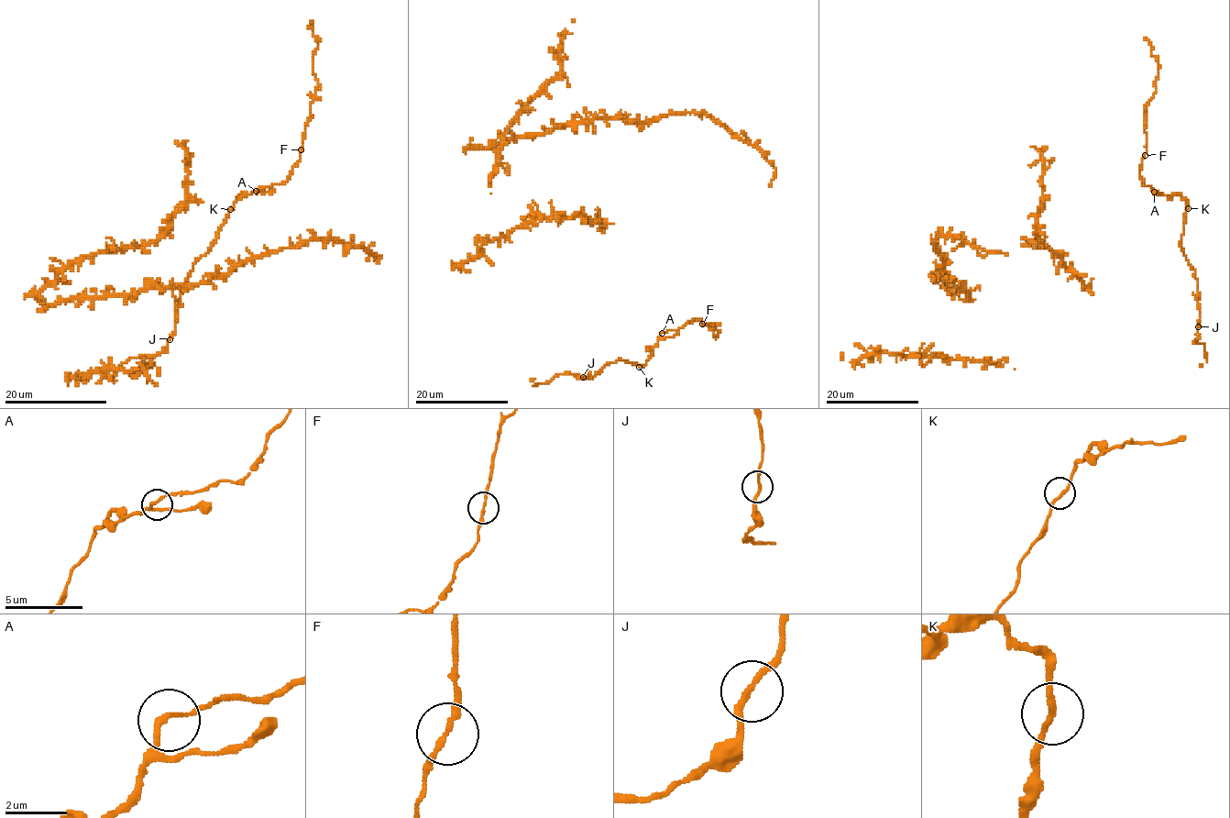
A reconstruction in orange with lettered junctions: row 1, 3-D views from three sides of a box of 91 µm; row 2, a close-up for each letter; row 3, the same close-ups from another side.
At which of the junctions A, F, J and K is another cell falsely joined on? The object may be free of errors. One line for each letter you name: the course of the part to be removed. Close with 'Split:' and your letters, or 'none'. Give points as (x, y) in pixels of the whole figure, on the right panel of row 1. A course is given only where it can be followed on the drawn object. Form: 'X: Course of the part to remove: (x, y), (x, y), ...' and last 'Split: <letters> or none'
Split: none

